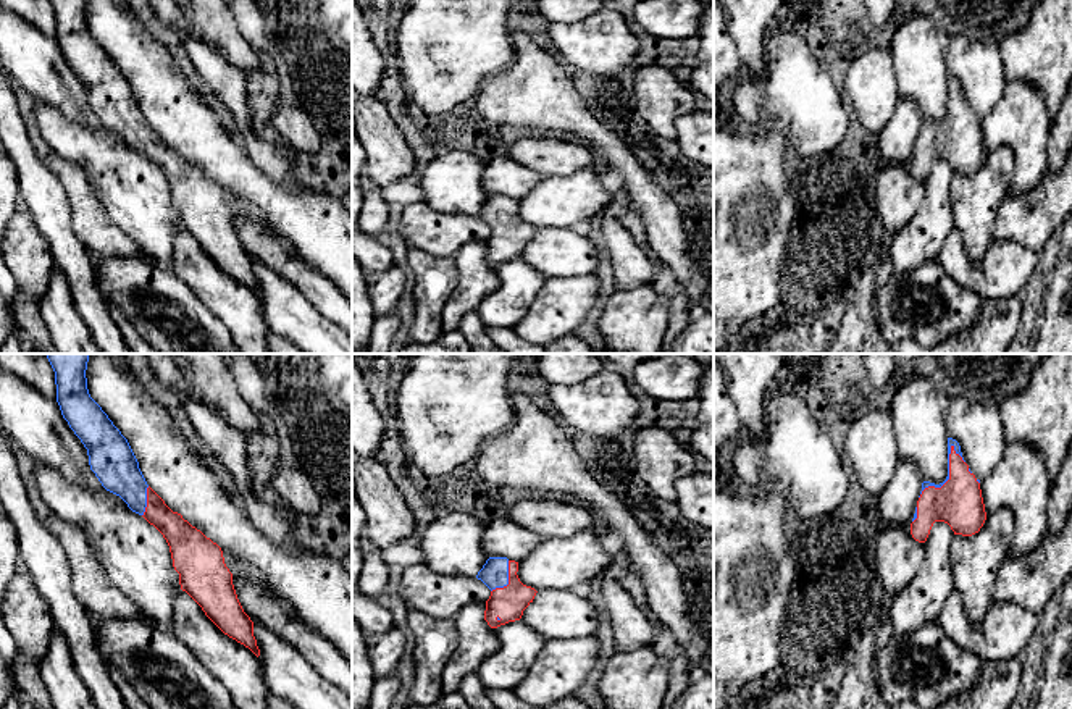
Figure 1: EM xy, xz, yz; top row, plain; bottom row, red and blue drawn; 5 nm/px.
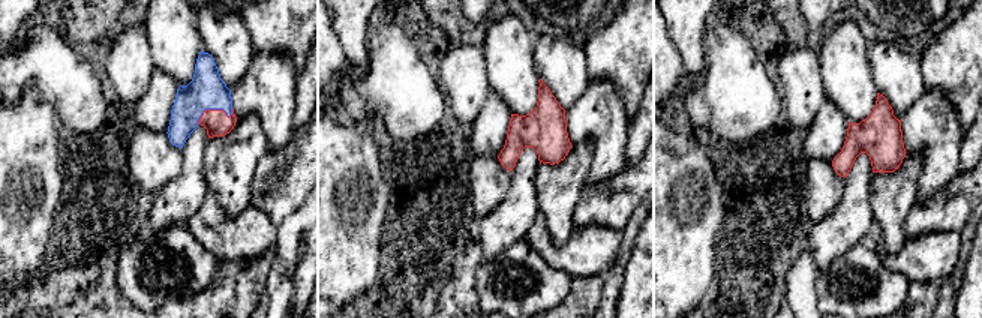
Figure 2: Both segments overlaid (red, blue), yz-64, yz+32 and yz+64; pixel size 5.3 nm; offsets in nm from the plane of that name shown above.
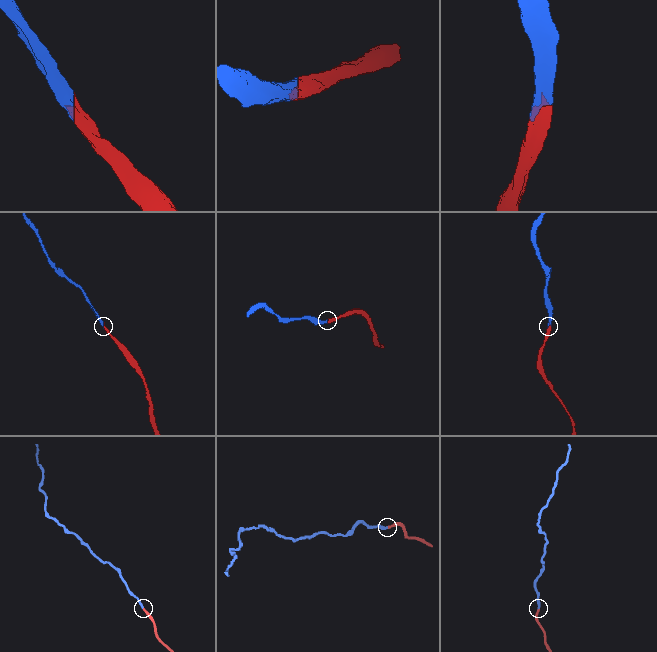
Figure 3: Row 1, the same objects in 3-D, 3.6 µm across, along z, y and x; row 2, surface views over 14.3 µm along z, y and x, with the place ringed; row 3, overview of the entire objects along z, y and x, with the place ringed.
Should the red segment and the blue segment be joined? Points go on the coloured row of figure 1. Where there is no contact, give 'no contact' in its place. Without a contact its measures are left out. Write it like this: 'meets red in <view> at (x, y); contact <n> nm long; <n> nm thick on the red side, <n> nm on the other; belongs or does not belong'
meets red in yz at (950, 478); contact 320 nm long; 240 nm thick on the red side, 40 nm on the other; belongs

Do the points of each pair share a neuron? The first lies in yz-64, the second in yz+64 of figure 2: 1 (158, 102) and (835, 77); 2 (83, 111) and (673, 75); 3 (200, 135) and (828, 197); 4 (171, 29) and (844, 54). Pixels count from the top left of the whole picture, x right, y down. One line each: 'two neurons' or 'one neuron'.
1: two neurons
2: two neurons
3: two neurons
4: one neuron

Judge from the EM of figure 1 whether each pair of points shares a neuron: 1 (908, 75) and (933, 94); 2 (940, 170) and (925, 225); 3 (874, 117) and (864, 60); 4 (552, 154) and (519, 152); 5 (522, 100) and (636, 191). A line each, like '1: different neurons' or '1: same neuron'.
1: same neuron
2: same neuron
3: same neuron
4: same neuron
5: same neuron

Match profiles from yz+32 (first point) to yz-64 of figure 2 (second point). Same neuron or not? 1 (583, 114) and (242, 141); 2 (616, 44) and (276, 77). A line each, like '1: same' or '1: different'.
1: different
2: different

